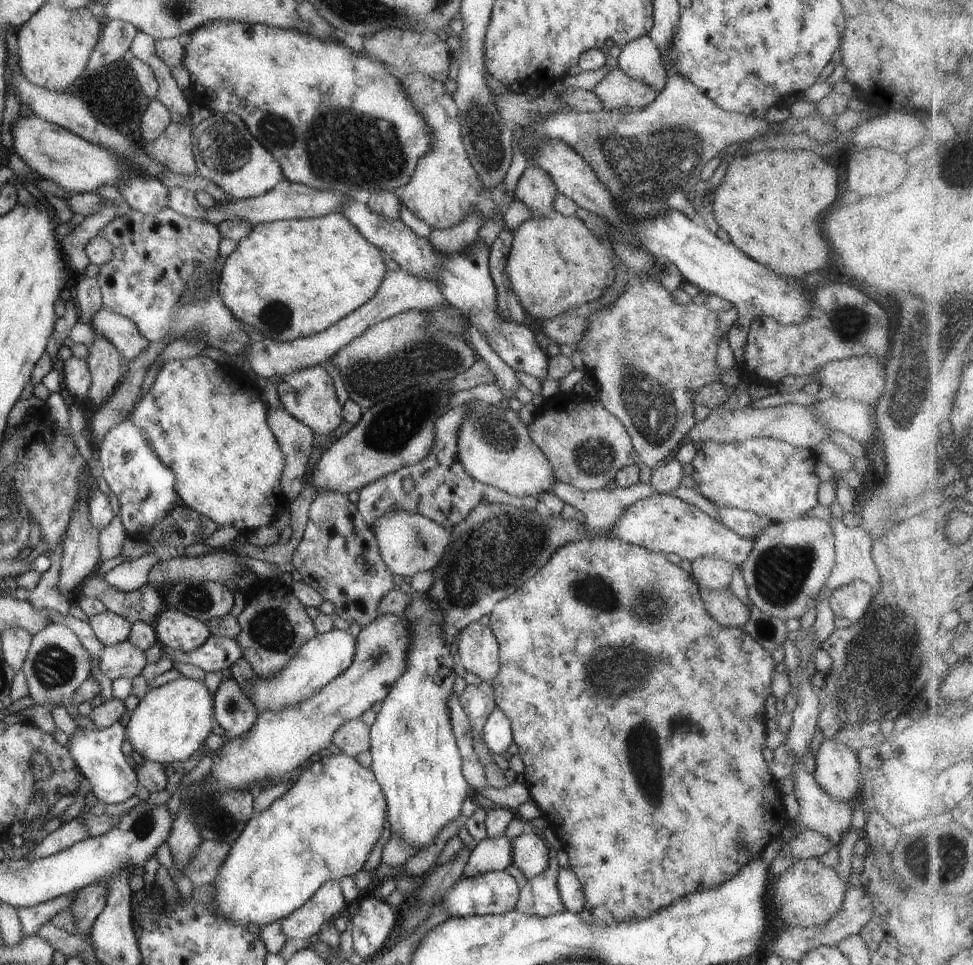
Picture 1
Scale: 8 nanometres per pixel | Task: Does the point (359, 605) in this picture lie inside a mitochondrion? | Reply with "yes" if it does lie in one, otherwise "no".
no

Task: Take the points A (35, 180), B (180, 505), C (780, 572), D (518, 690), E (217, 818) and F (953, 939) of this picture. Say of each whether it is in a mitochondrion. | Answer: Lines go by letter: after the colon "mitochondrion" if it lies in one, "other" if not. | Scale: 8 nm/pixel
A: other
B: other
C: mitochondrion
D: other
E: mitochondrion
F: other

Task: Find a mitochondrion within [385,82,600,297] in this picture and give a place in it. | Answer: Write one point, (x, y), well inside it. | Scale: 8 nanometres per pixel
(485, 135)

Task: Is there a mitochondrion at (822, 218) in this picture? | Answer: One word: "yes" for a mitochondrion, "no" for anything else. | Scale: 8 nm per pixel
no

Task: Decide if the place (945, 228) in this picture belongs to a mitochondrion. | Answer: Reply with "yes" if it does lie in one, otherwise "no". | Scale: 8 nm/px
no

